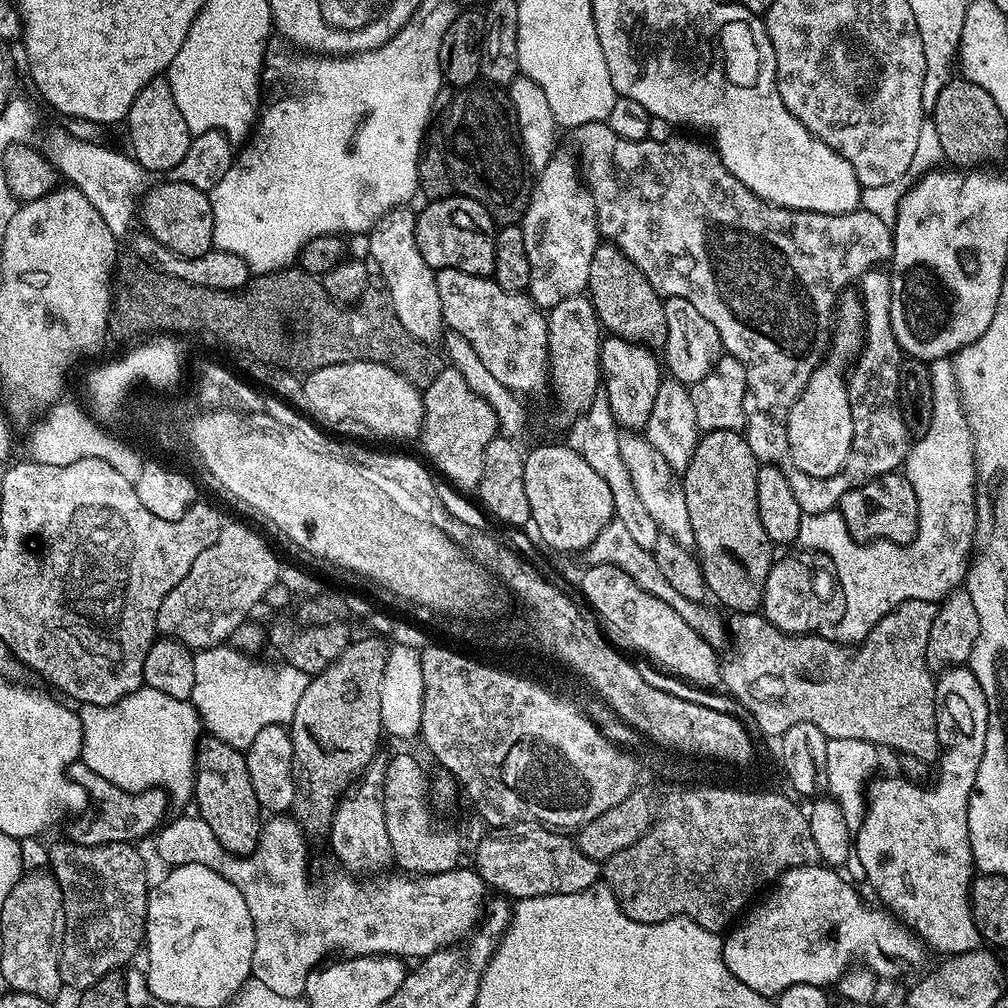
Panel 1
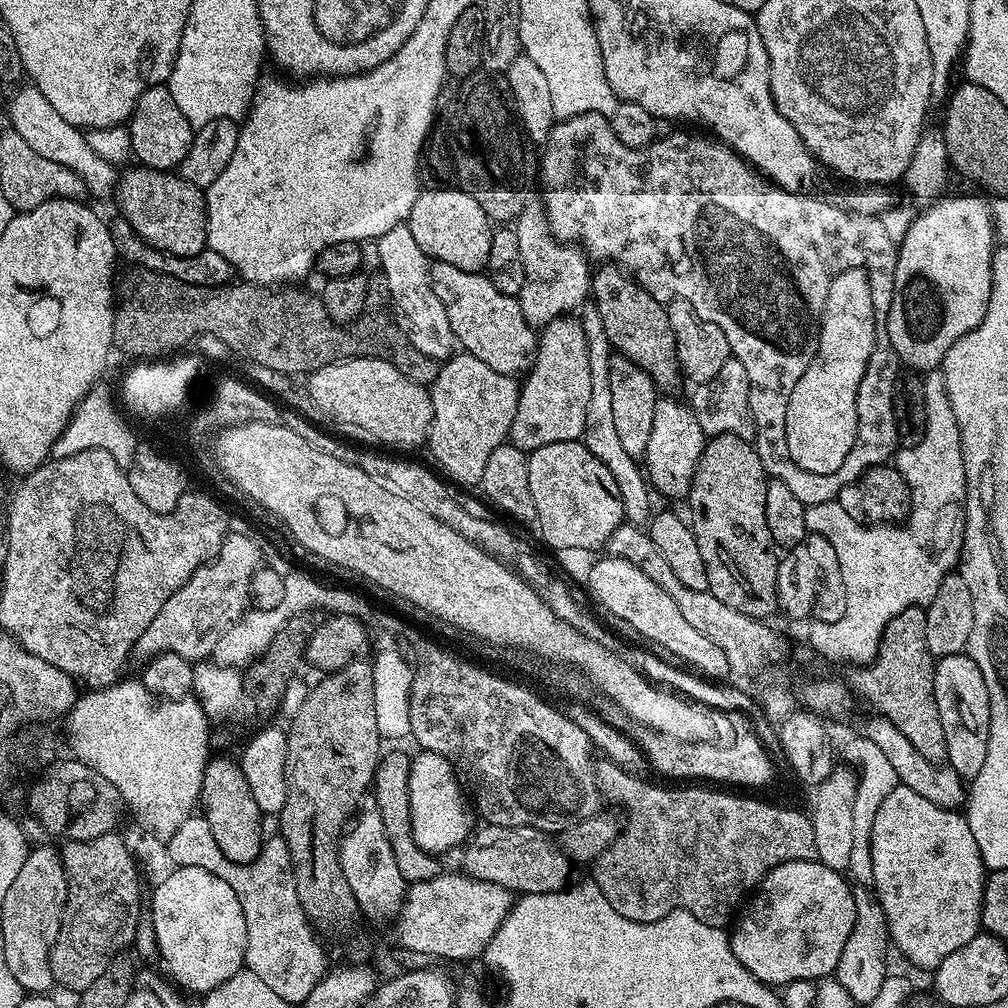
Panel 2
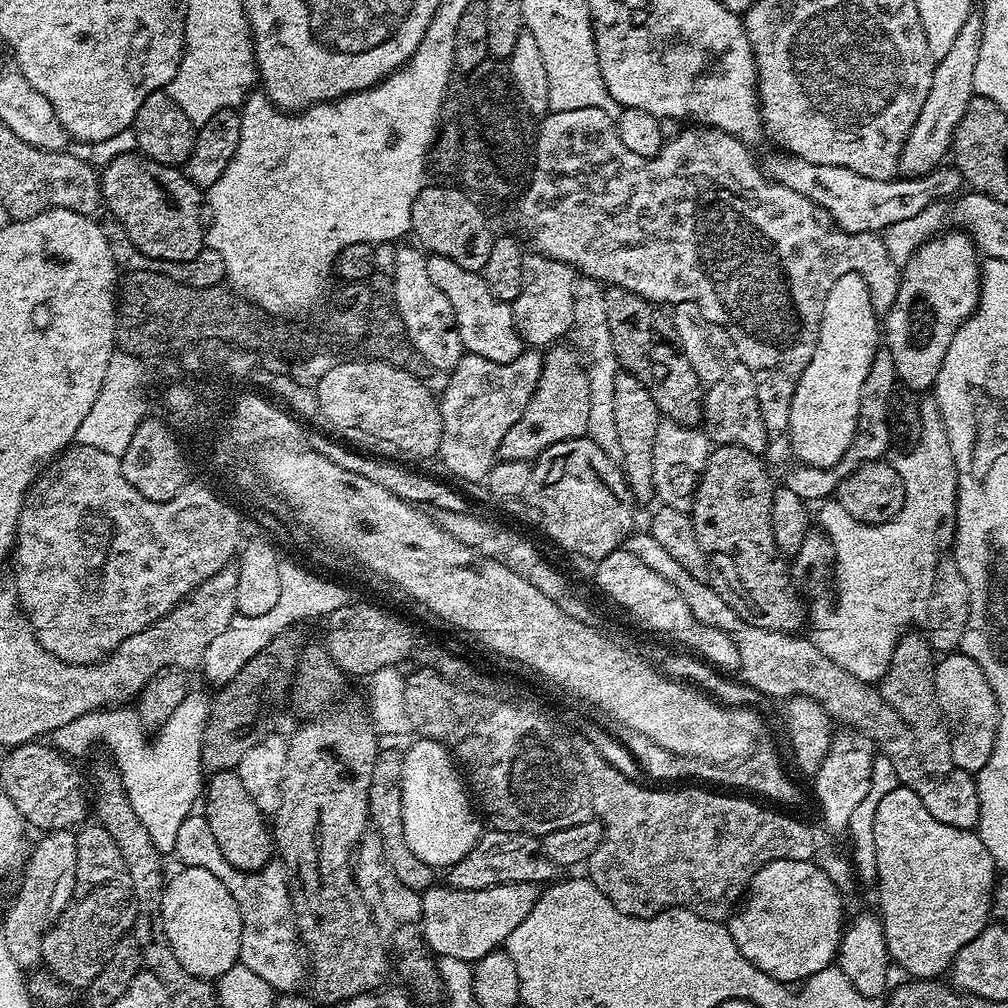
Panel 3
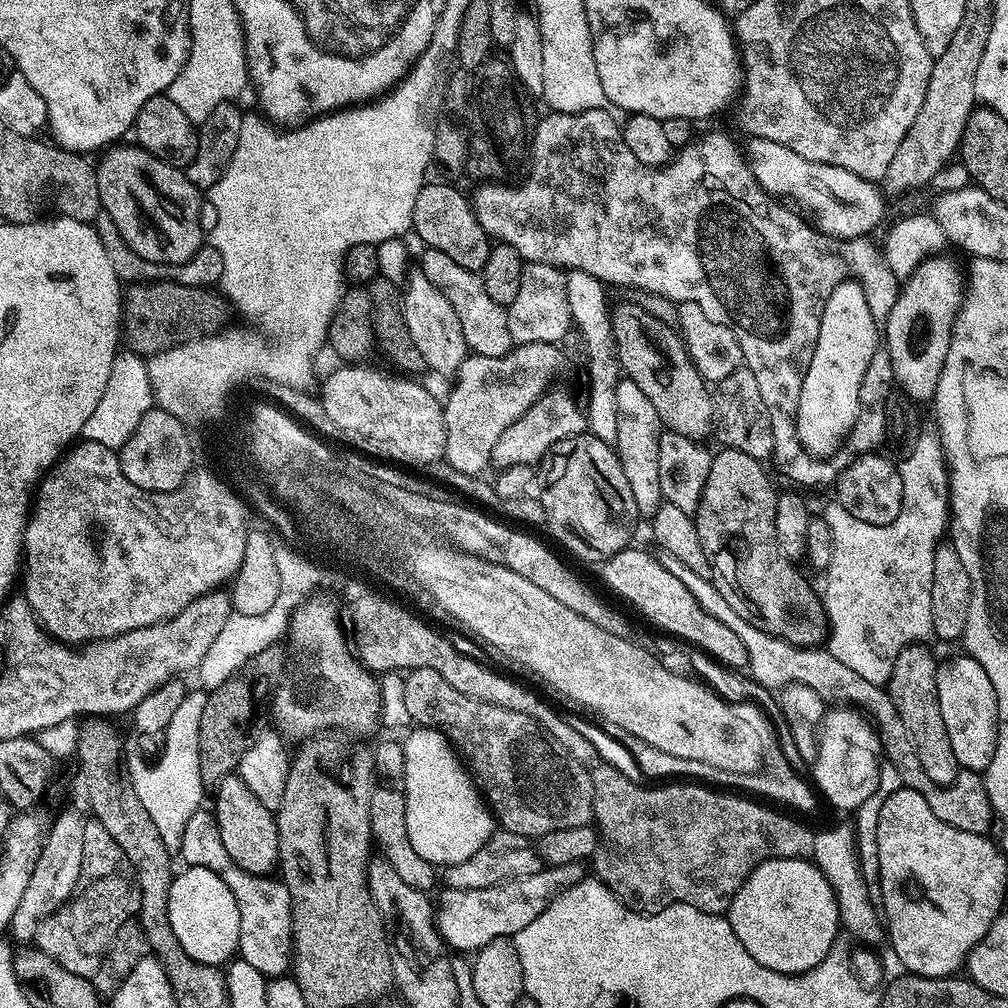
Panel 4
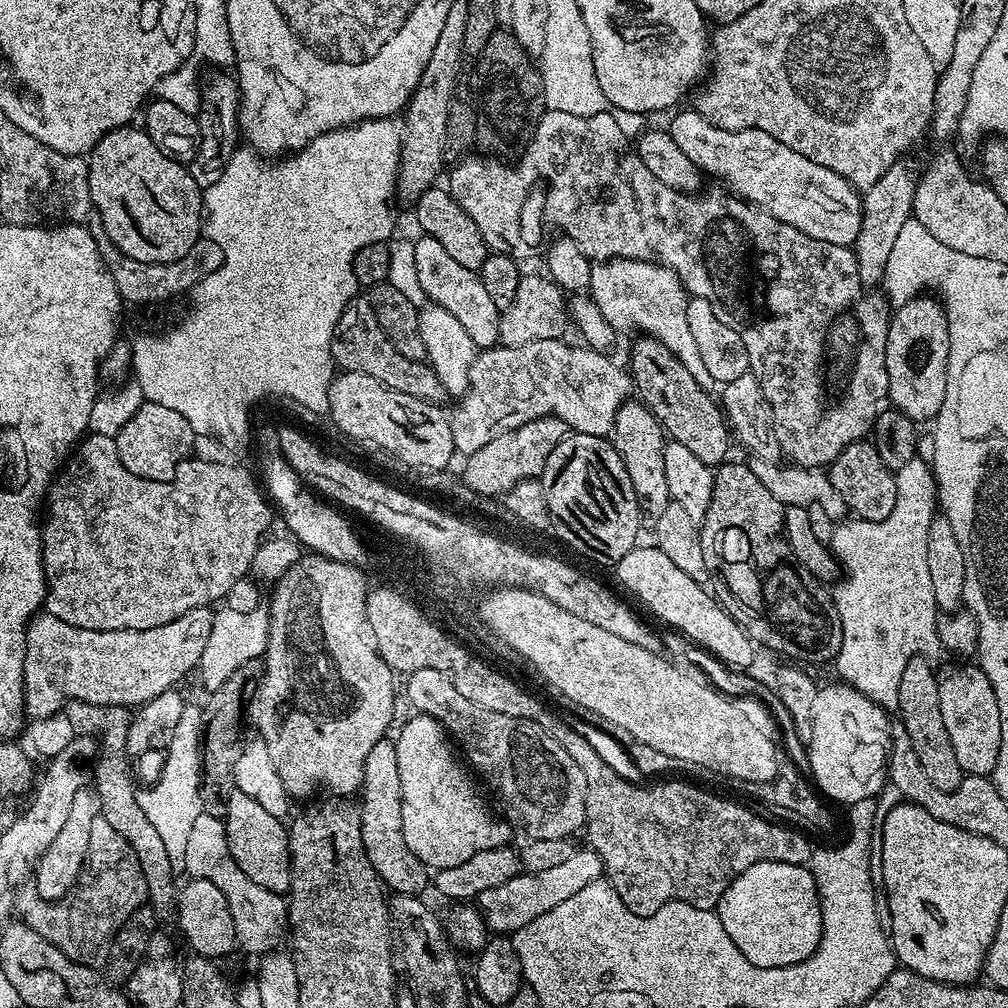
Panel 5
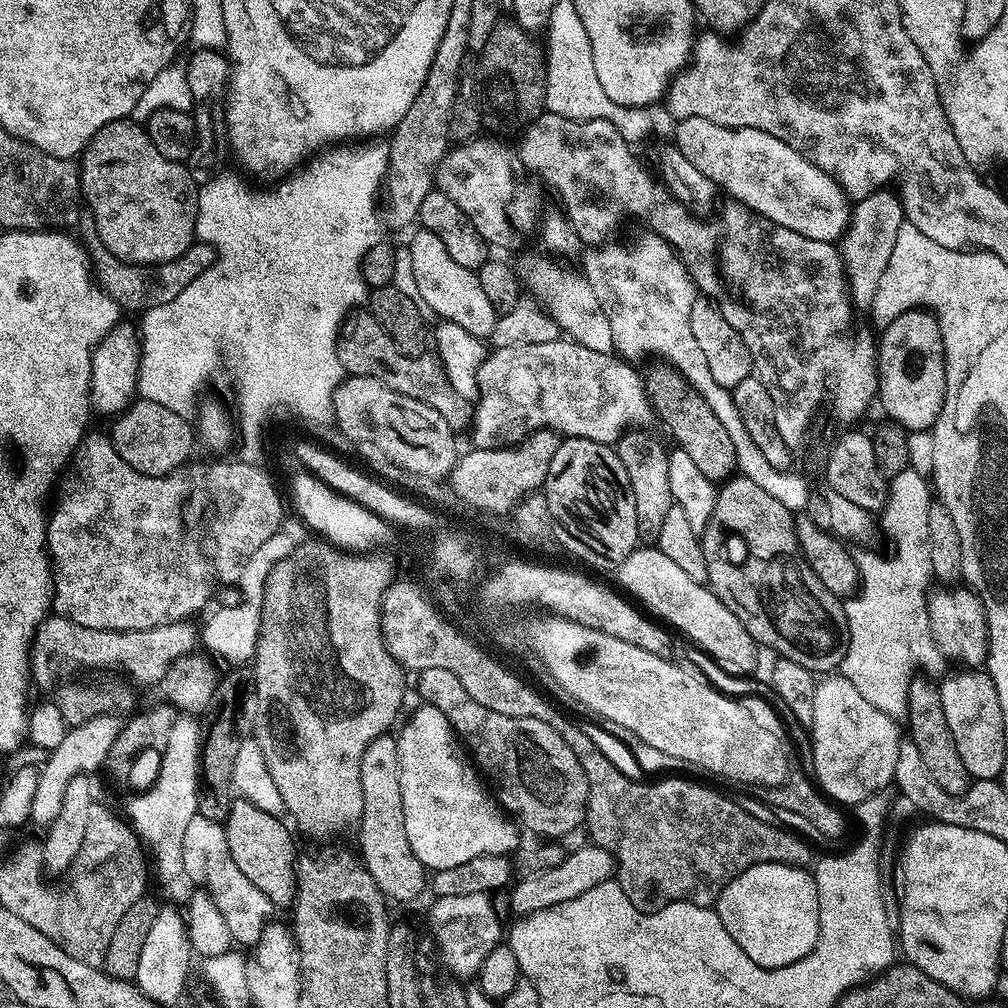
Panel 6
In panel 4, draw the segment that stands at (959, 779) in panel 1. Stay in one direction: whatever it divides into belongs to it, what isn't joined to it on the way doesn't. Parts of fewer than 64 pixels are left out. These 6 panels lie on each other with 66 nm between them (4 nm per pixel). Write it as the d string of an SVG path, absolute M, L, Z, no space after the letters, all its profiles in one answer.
M959 654L953 660L939 661L936 669L938 706L942 706L942 722L946 722L946 734L950 734L950 746L954 746L954 758L958 762L968 760L972 764L984 764L994 758L998 738L998 698L990 677L973 656Z

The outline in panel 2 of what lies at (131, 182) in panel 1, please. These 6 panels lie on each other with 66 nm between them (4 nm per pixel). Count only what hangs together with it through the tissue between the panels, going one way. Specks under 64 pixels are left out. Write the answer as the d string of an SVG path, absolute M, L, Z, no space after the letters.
M34 86L20 88L8 100L8 120L11 131L22 134L22 139L30 145L42 158L50 158L50 162L58 162L58 166L66 166L84 180L84 187L89 197L96 200L112 200L116 195L118 171L104 156L99 156L92 149L85 133L76 128L50 102L46 102L46 94L42 94Z

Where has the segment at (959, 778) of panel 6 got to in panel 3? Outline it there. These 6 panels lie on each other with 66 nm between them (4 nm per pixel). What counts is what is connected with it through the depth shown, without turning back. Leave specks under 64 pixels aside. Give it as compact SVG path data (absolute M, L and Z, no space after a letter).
M909 630L896 643L894 654L890 658L890 666L886 670L884 679L879 681L878 691L883 700L906 722L912 735L912 749L920 759L920 765L931 776L948 776L956 768L954 754L950 750L950 734L944 721L942 710L938 706L934 678L938 660L934 649L928 642L927 635Z

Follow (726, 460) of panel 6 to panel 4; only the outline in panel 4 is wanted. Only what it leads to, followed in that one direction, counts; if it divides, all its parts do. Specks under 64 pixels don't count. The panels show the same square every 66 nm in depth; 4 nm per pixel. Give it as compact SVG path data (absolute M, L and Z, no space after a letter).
M622 304L617 309L615 307L611 311L611 319L613 338L615 340L615 354L617 359L619 360L619 367L622 369L623 375L627 377L627 379L632 380L634 382L634 386L638 386L638 390L642 390L642 394L646 394L647 400L649 400L650 403L653 404L655 412L658 413L658 418L660 419L661 425L663 425L663 427L667 429L667 431L677 432L678 434L682 434L683 436L690 438L691 440L699 440L701 442L707 441L707 436L711 437L714 432L714 421L716 418L714 396L710 391L709 385L698 374L698 370L696 369L695 364L693 364L692 362L692 358L689 355L688 347L684 344L684 337L680 334L679 331L677 331L675 327L673 327L673 325L671 328L670 325L663 324L663 322L660 321L658 317L654 316L650 312L646 312L638 304Z

